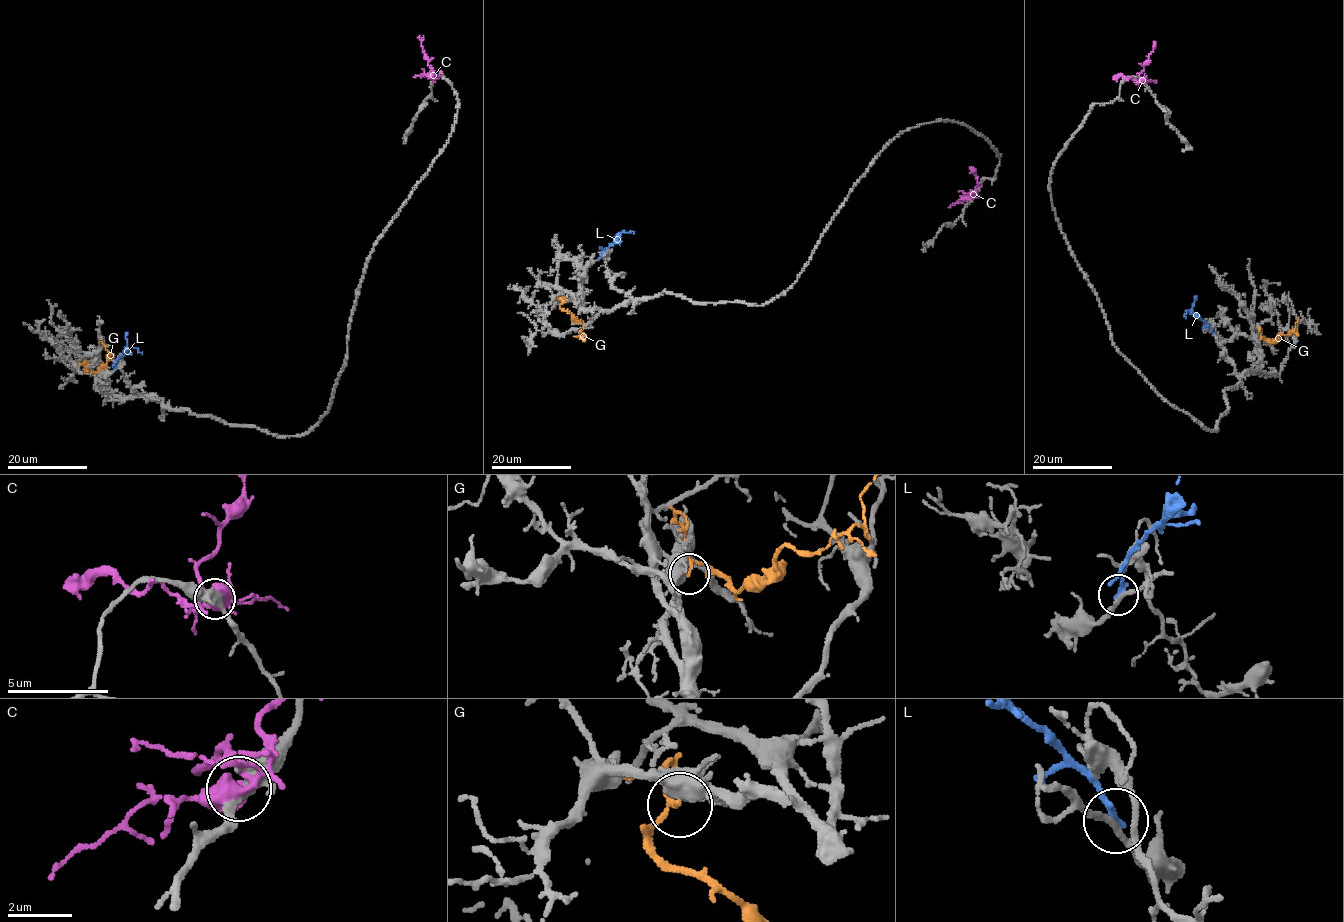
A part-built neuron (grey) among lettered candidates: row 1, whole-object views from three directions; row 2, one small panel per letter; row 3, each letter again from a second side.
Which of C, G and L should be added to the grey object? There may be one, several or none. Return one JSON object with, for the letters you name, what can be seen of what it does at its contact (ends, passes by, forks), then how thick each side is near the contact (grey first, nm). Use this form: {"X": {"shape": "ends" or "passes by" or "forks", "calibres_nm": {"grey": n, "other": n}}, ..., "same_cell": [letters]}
{"same_cell": []}

